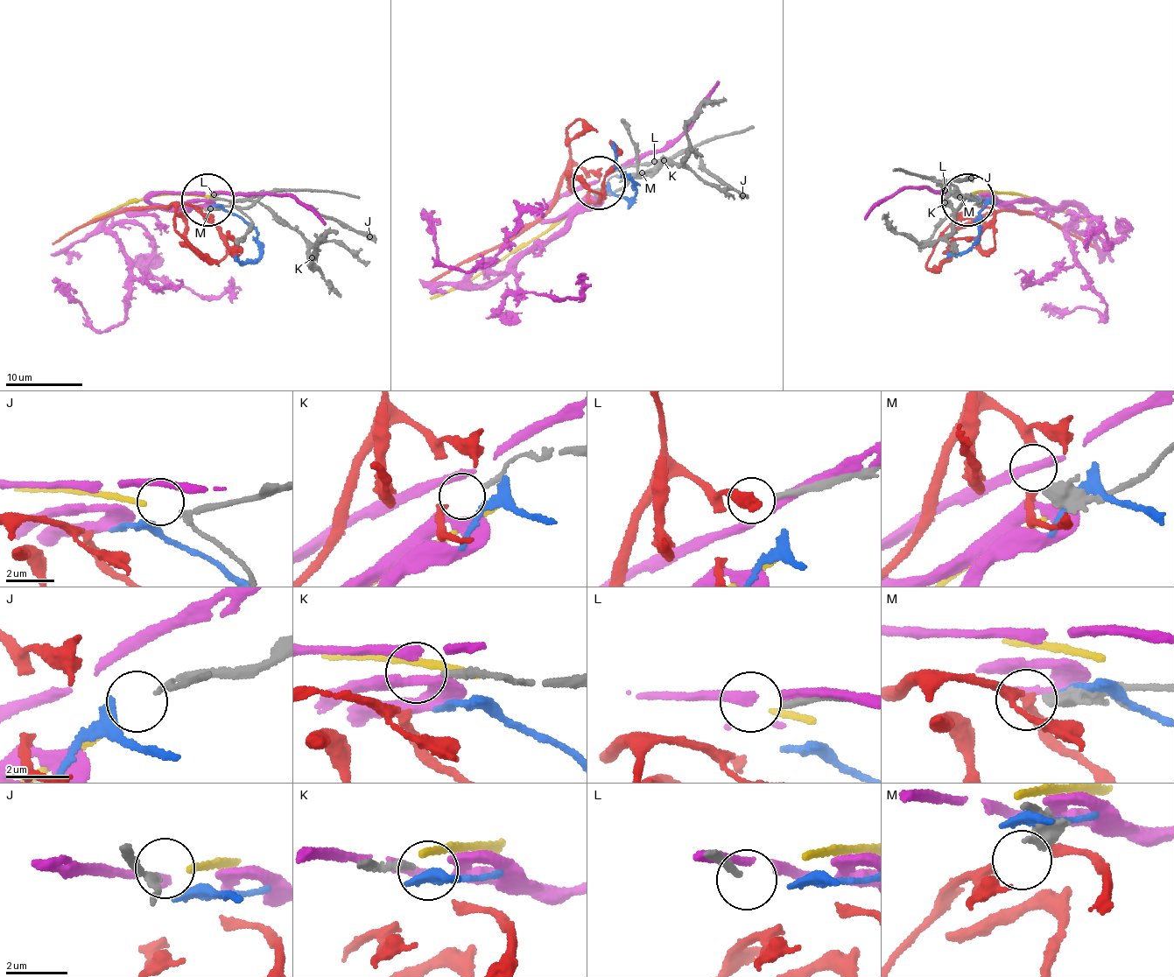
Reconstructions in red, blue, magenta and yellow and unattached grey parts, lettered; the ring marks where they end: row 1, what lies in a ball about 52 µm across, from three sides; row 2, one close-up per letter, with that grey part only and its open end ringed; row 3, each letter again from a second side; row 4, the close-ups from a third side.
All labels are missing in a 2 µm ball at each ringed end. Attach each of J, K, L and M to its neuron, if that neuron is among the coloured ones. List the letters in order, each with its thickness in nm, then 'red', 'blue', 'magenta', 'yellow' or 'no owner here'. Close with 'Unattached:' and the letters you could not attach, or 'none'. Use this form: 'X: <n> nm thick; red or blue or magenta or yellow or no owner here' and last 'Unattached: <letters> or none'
J: 170 nm thick; yellow
K: 220 nm thick; no owner here
L: 220 nm thick; no owner here
M: 360 nm thick; no owner here
Unattached: K, L, M

